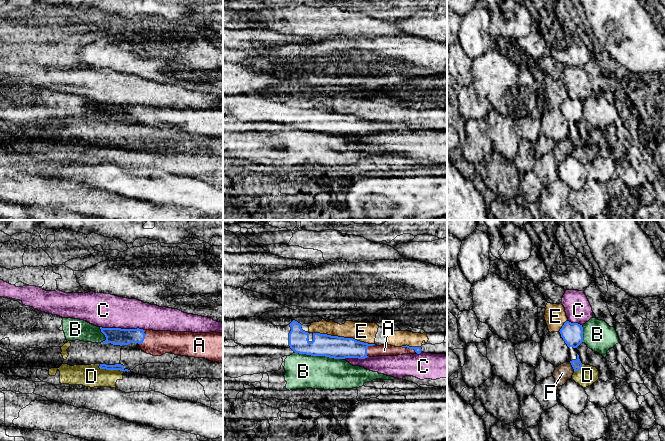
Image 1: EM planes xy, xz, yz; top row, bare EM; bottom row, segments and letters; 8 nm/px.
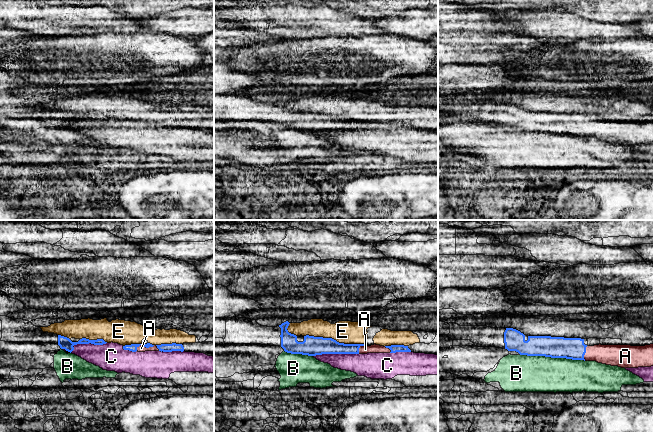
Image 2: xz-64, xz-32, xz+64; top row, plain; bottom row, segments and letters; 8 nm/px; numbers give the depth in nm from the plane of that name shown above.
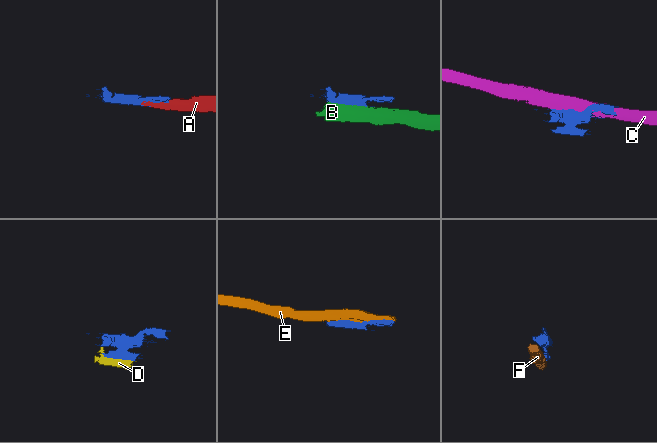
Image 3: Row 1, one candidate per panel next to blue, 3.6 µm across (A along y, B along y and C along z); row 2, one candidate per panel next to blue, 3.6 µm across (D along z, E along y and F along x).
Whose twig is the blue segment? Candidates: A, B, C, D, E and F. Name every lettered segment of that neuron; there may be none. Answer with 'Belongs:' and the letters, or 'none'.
Belongs: A

